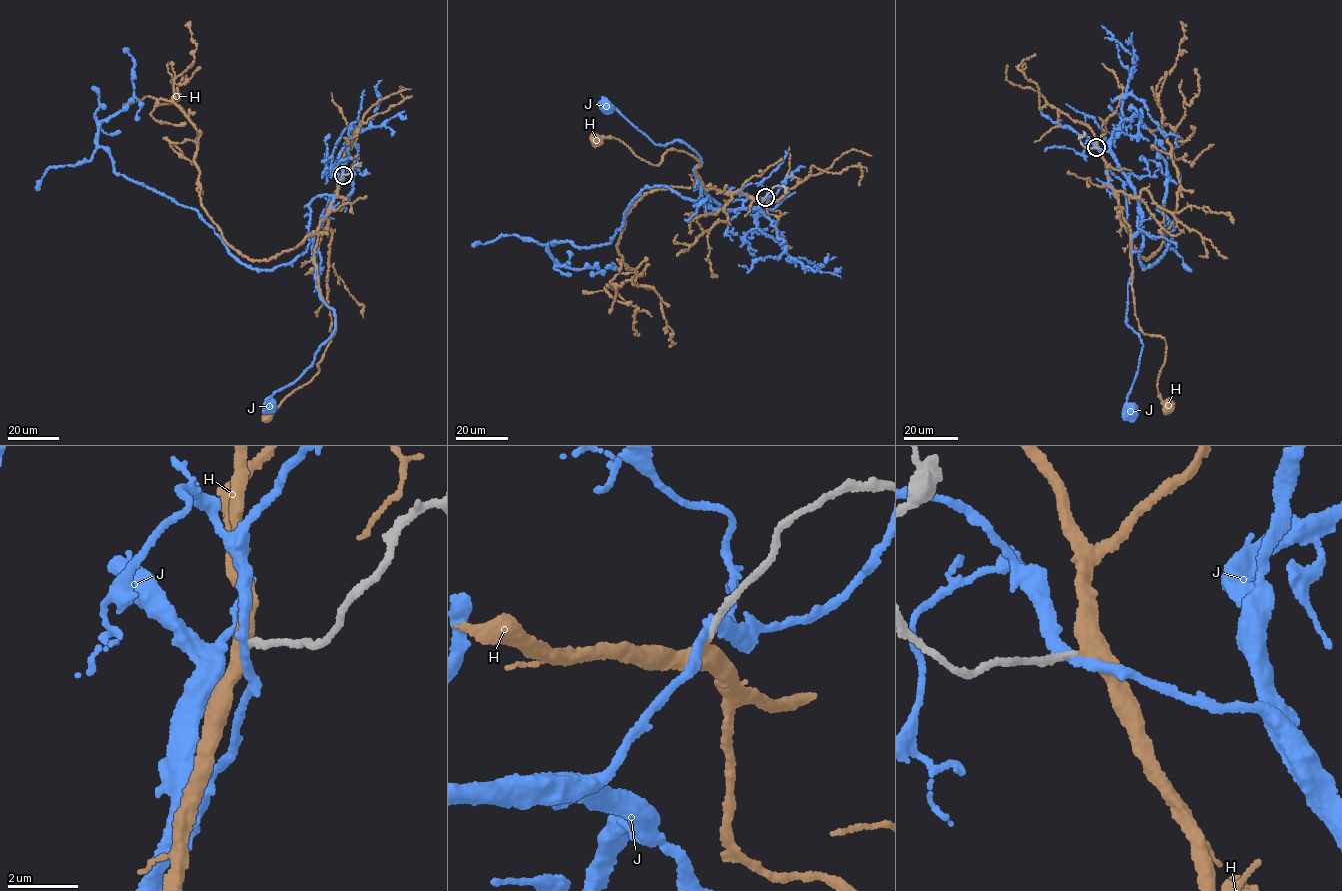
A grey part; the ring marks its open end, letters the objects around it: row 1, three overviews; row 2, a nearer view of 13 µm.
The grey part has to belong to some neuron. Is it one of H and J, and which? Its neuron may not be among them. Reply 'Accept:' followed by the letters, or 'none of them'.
Accept: H

